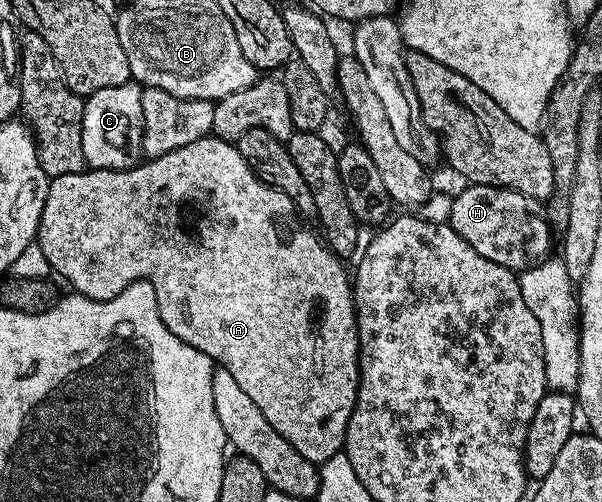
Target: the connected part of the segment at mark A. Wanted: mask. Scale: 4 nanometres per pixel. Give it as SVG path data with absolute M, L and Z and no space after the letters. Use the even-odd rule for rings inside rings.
M208 136L201 140L193 140L193 144L185 144L181 148L177 148L173 152L169 152L165 156L150 158L140 161L139 165L131 167L130 170L92 170L90 168L81 171L79 174L70 174L69 176L57 176L50 179L47 183L47 195L45 196L45 208L41 212L41 220L39 221L39 232L37 235L37 250L43 253L43 258L72 286L76 295L84 298L92 298L95 302L104 302L105 300L113 300L113 296L117 296L121 292L125 292L125 288L129 288L129 284L134 282L148 282L153 284L153 292L155 293L155 301L161 307L163 323L165 328L169 328L169 332L173 332L173 336L177 336L185 344L189 344L193 348L197 348L205 356L209 356L212 363L218 364L222 369L229 372L229 376L233 376L233 380L237 380L237 384L249 395L249 400L253 400L253 404L257 404L257 408L261 408L261 416L265 416L265 420L269 420L269 424L273 424L275 431L285 440L289 440L289 444L293 444L293 448L297 448L297 452L301 452L301 456L305 456L305 460L320 464L329 460L335 453L344 449L347 441L347 425L351 419L351 413L355 407L355 400L359 396L359 333L357 332L357 322L355 320L355 295L353 293L353 282L343 271L344 263L331 250L327 249L322 237L314 229L311 230L295 230L288 238L282 238L279 230L275 227L275 222L279 222L282 218L287 218L290 214L296 213L295 205L289 200L289 196L285 196L280 190L275 190L271 186L266 186L254 172L245 164L245 160L239 154L238 145L226 142L223 138ZM319 302L323 302L323 318L327 323L320 328L319 334L323 339L320 340L319 346L315 343L315 326L311 323L311 317L315 314Z

